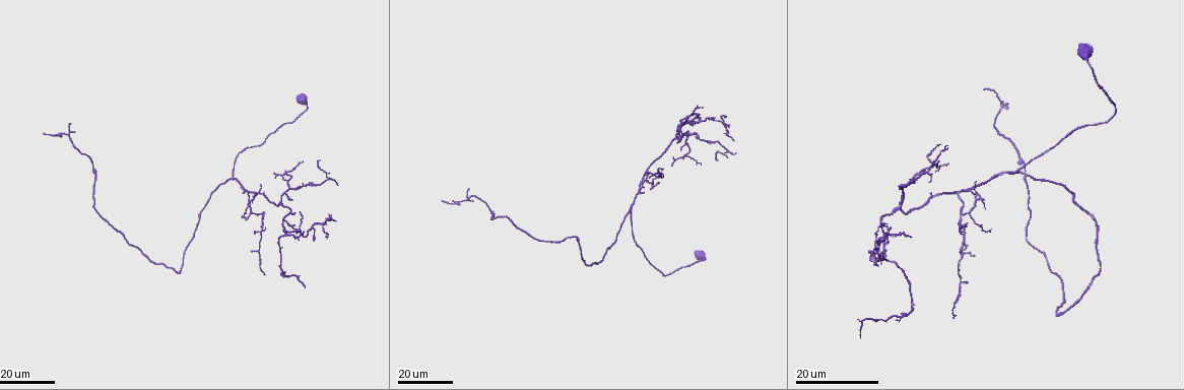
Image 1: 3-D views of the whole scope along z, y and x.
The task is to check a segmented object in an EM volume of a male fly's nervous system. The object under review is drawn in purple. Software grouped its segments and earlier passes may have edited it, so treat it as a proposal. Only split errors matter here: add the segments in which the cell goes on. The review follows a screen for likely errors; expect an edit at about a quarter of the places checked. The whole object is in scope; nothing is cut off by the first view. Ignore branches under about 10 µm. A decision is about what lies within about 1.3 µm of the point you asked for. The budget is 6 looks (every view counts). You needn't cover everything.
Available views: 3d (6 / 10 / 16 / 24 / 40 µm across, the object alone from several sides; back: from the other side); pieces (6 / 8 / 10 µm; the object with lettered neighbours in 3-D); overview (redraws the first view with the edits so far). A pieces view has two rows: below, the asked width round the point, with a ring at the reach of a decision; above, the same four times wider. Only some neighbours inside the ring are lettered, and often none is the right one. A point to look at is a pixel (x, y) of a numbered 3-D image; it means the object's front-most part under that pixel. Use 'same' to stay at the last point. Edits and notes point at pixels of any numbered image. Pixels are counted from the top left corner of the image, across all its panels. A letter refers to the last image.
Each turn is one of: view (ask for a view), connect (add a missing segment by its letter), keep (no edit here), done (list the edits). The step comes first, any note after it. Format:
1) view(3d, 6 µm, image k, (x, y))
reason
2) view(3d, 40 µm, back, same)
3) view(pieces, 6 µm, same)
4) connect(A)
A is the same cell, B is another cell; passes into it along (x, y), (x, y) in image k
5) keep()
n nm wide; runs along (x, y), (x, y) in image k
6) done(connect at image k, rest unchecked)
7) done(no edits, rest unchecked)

view(3d, 24 µm, image 1, (710, 120))
free end

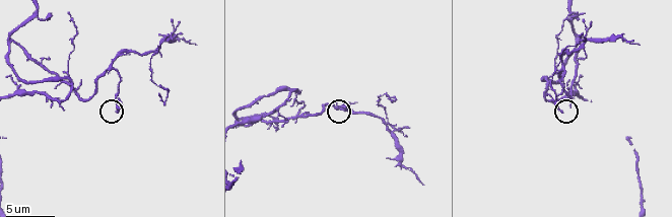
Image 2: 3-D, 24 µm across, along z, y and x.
view(3d, 6 µm, image 2, (344, 106))
closer look

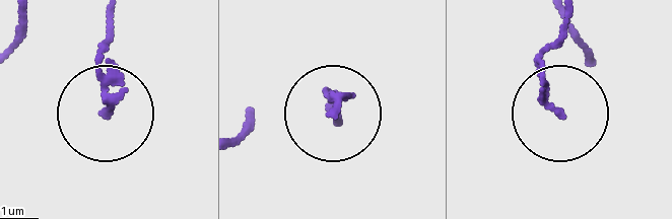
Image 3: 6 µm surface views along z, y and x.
view(pieces, 6 µm, image 3, (559, 112))
what lies round it

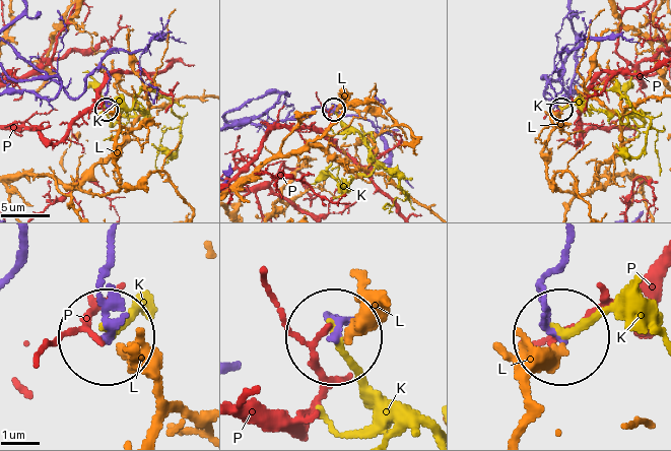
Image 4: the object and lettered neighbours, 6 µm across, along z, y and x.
keep()
K, L and P are other cells; runs along (239, 127), (333, 110) in image 4; none of them fits

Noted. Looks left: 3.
view(3d, 24 µm, image 1, (43, 134))
thin end

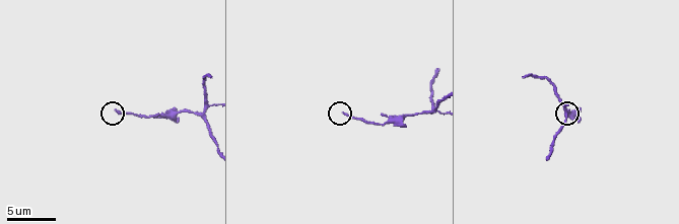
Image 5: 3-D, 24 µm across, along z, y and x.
view(3d, 10 µm, image 5, (114, 112))

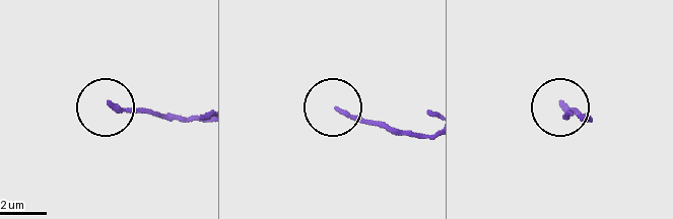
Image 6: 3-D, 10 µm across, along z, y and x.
view(pieces, 8 µm, image 6, (337, 109))
see the neighbours

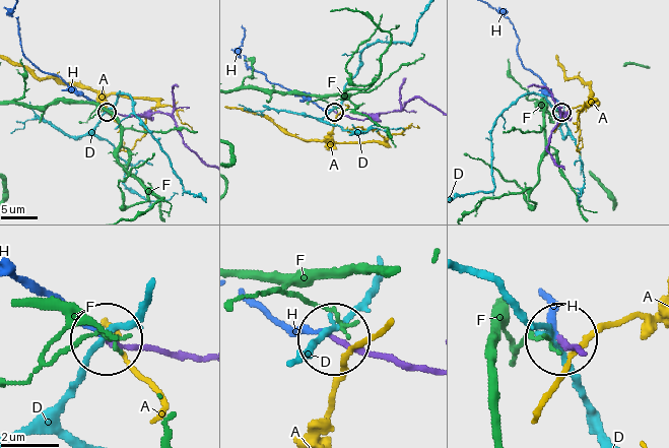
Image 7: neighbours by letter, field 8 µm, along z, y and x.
connect(H)
H is the same cell, A, D and F are other cells; passes into it along (406, 367), (291, 328), (248, 304) in image 7; it goes on there

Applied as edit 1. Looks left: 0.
done(connect at image 7, rest unchecked)

